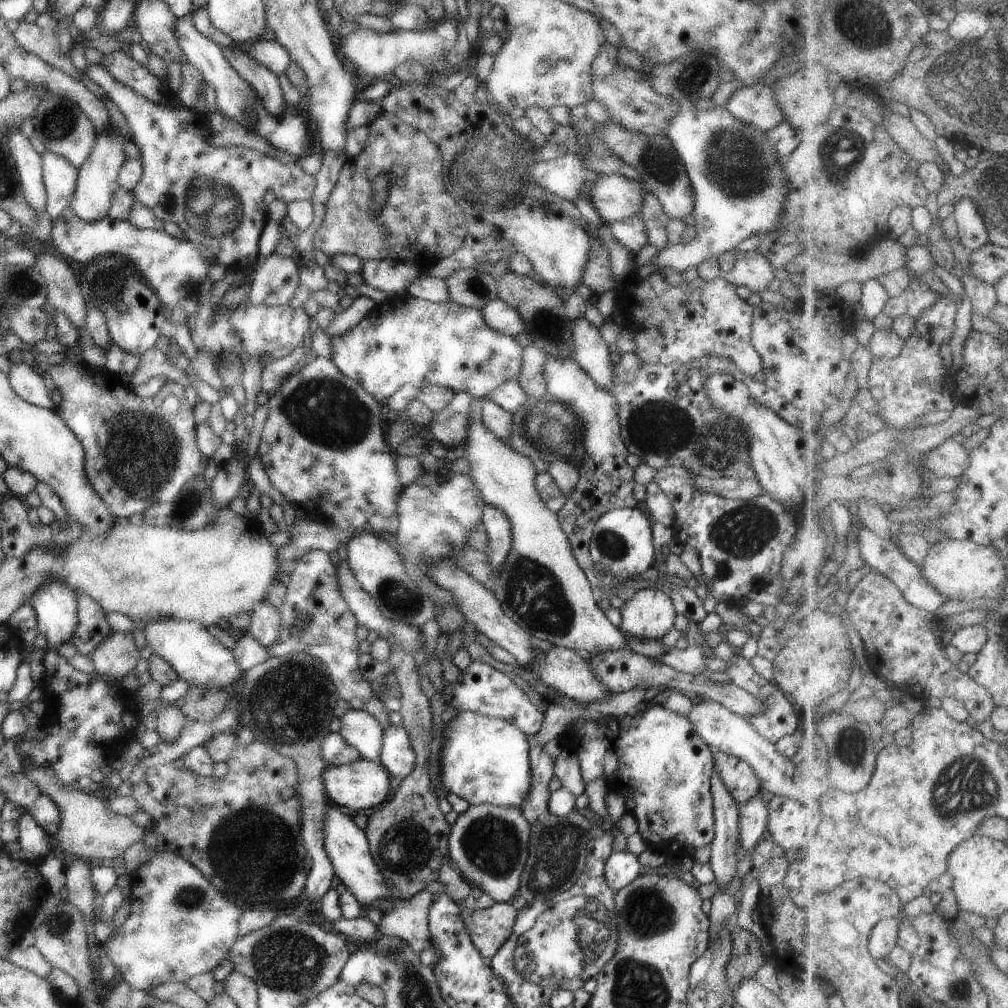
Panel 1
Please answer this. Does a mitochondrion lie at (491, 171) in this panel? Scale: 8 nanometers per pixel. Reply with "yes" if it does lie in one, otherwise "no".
yes

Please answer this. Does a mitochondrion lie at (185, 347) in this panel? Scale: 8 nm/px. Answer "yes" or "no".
no

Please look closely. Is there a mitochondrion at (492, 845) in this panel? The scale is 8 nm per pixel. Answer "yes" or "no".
yes

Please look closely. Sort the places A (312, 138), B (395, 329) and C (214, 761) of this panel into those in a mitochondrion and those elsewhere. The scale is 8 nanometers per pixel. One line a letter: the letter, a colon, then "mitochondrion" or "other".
A: other
B: other
C: other

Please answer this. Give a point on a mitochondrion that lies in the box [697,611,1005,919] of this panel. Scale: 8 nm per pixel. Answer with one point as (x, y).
(967, 784)

